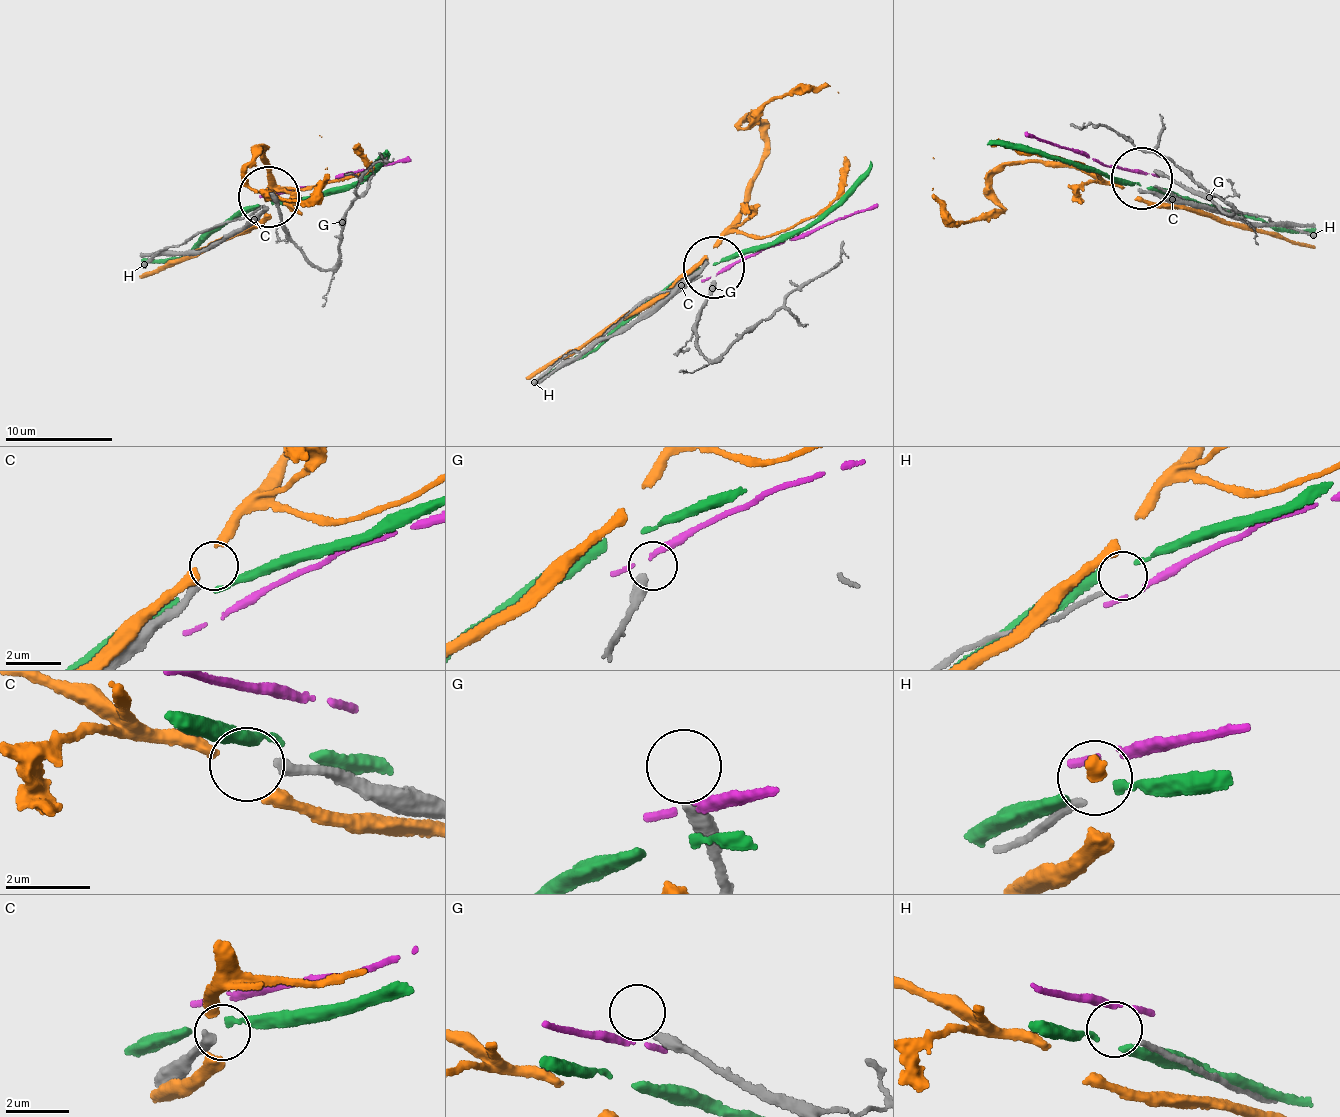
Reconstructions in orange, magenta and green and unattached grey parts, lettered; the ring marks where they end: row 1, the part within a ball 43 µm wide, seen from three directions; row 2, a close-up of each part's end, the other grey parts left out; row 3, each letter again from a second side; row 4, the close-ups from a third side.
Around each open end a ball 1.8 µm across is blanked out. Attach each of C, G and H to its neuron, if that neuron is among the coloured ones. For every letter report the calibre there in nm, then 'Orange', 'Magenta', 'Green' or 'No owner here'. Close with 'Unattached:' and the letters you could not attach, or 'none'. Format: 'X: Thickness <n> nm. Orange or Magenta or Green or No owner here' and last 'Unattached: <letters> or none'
C: Thickness 280 nm. No owner here
G: Thickness 400 nm. No owner here
H: Thickness 150 nm. No owner here
Unattached: C, G, H

